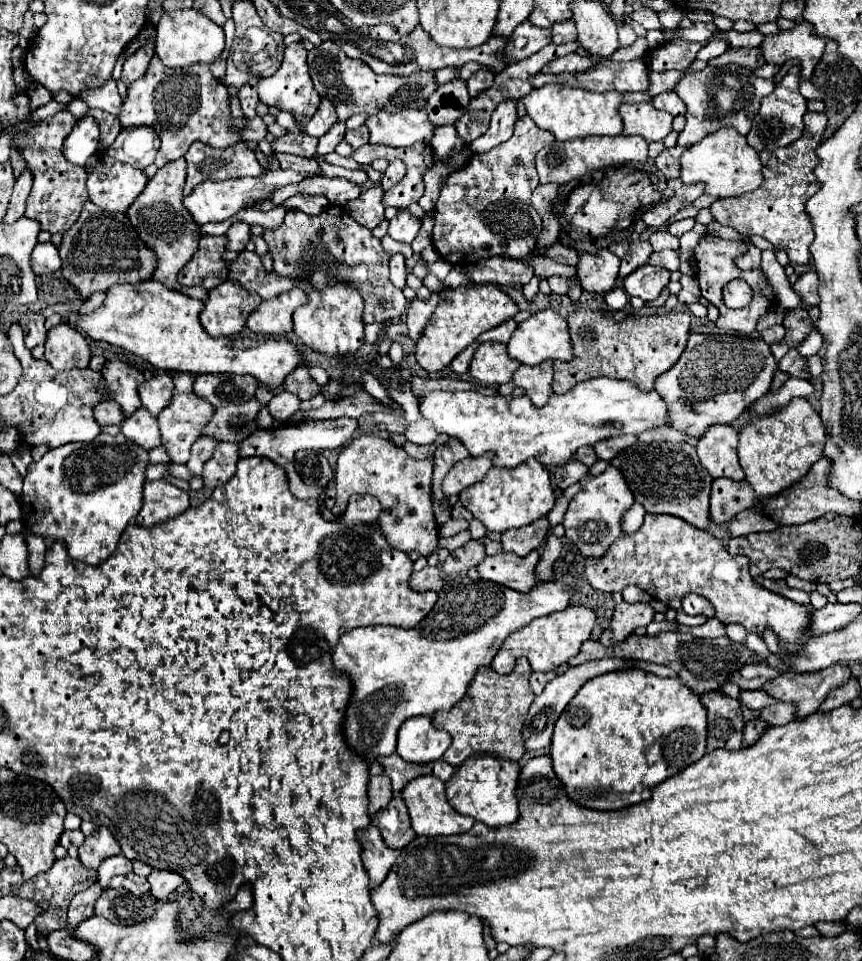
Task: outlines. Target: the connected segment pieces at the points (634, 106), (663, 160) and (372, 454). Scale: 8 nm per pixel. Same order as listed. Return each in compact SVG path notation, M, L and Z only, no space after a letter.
M650 101L624 103L620 107L624 121L624 135L640 135L648 143L664 139L672 131L674 117L670 113L658 111Z
M674 145L670 149L664 149L658 157L656 157L656 169L660 169L664 173L666 179L676 179L680 177L680 155L682 155L684 147Z
M362 435L354 439L350 445L346 445L338 455L338 465L336 465L336 491L338 493L336 493L336 503L332 507L332 515L340 517L348 505L348 499L354 493L370 493L382 505L382 519L386 519L386 529L382 529L382 533L388 539L388 543L404 553L416 551L422 557L428 557L438 545L438 525L432 513L432 465L434 465L432 457L418 461L418 459L408 457L402 447L396 447L388 439L382 439L378 435Z

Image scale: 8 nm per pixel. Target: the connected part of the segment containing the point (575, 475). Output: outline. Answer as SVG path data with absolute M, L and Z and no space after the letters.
M572 459L568 465L556 469L556 473L554 473L554 477L556 477L556 485L564 491L568 485L580 481L586 473L588 473L588 467L586 467L584 463L580 463L578 459Z

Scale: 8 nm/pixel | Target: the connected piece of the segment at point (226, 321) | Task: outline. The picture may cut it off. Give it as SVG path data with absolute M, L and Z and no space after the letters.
M232 279L222 281L208 295L200 322L212 337L236 337L246 327L248 315L262 301L257 293L246 291Z

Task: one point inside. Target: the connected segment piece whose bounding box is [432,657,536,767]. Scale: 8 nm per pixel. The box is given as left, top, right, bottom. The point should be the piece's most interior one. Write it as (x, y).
(488, 719)

